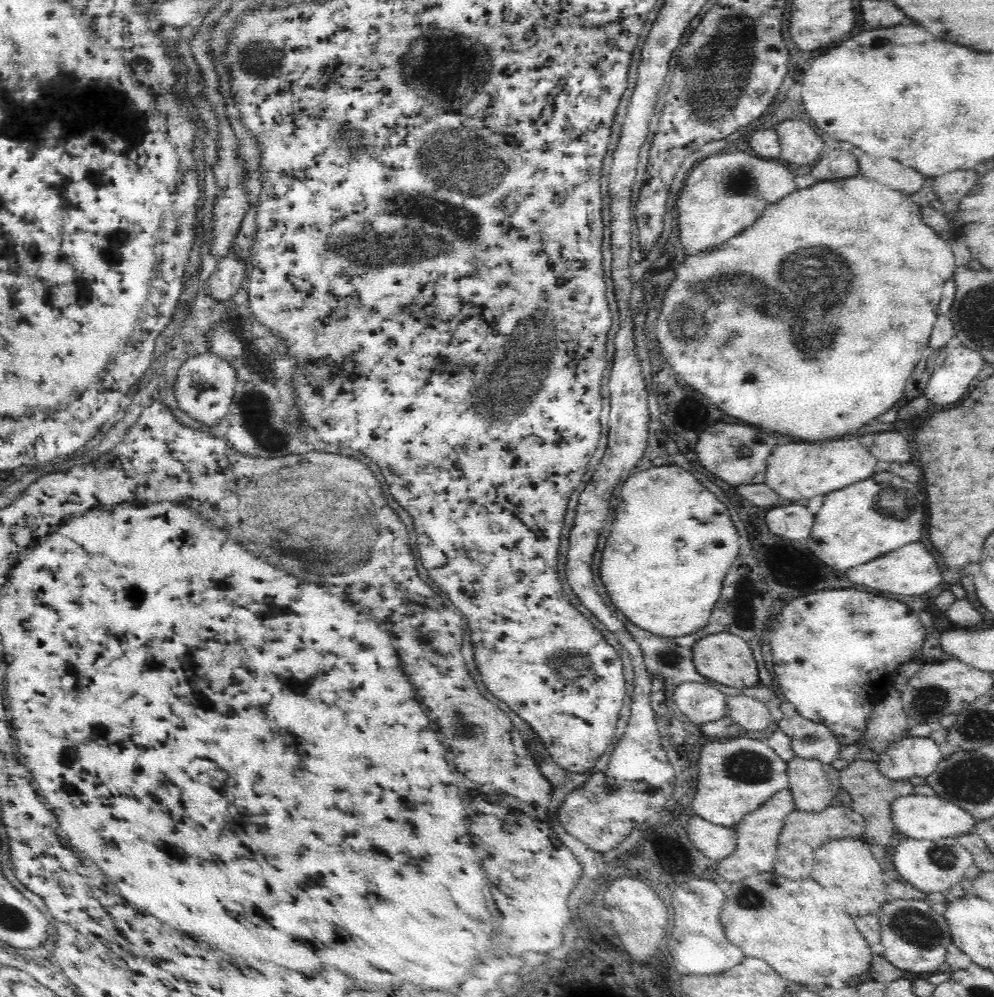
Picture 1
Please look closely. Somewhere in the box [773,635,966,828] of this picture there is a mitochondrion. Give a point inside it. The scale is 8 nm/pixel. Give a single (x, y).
(928, 701)

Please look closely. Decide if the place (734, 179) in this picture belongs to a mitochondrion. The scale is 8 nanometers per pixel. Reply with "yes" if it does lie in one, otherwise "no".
yes

